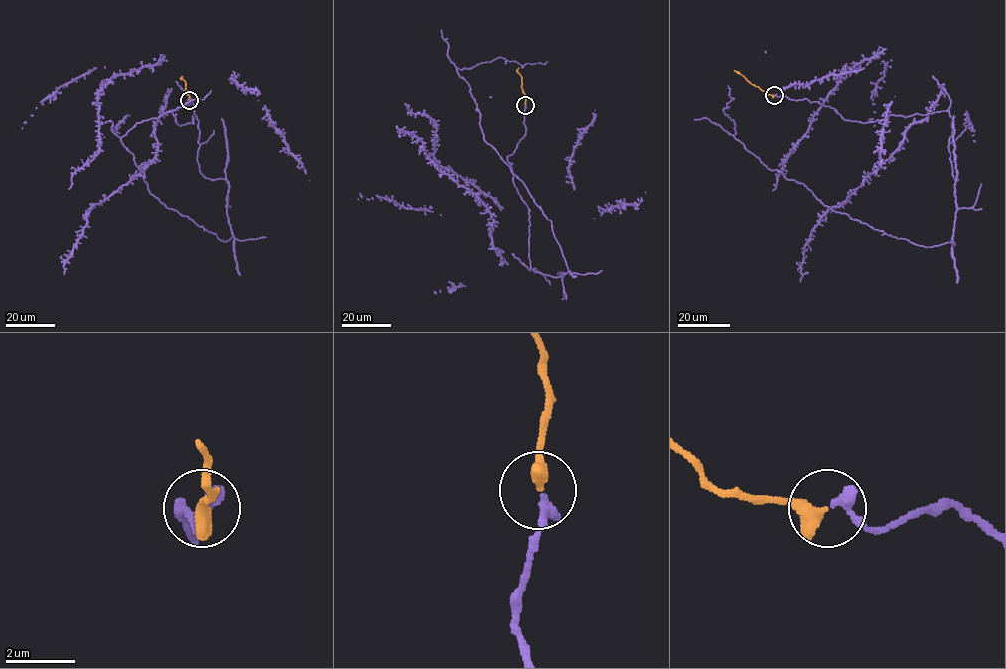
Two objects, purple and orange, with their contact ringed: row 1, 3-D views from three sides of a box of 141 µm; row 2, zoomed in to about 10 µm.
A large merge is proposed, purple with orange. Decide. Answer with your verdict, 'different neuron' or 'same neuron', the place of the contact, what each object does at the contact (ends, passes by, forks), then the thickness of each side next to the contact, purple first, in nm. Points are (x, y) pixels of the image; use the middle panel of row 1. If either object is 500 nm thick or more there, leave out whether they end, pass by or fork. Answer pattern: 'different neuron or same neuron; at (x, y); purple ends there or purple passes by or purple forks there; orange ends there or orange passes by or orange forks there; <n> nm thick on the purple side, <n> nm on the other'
same neuron; at (525, 105); purple ends there; orange ends there; 320 nm thick on the purple side, 460 nm on the other

